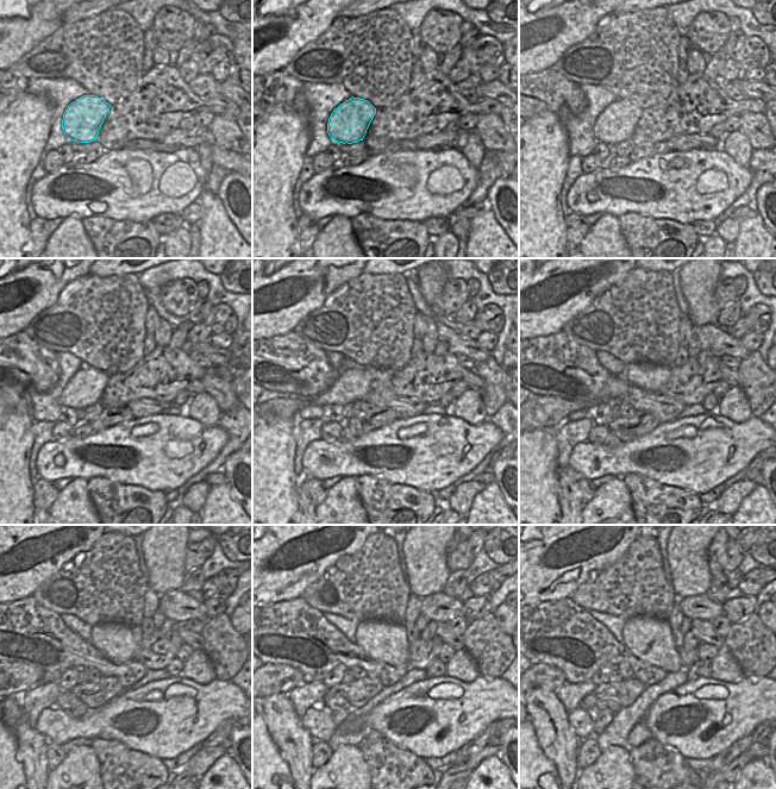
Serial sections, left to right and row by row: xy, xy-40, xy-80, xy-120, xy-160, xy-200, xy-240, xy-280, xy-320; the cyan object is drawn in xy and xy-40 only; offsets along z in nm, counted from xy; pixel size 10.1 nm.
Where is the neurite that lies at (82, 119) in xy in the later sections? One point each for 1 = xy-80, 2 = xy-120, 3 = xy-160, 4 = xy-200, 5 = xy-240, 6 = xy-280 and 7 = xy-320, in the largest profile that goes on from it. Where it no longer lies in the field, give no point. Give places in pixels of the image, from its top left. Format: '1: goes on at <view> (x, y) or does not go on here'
1: goes on at xy-80 (617, 123)
2: goes on at xy-120 (85, 388)
3: goes on at xy-160 (354, 384)
4: goes on at xy-200 (543, 411)
5: goes on at xy-240 (10, 677)
6: goes on at xy-280 (276, 678)
7: goes on at xy-320 (546, 677)

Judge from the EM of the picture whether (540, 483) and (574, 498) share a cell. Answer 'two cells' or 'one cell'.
two cells

